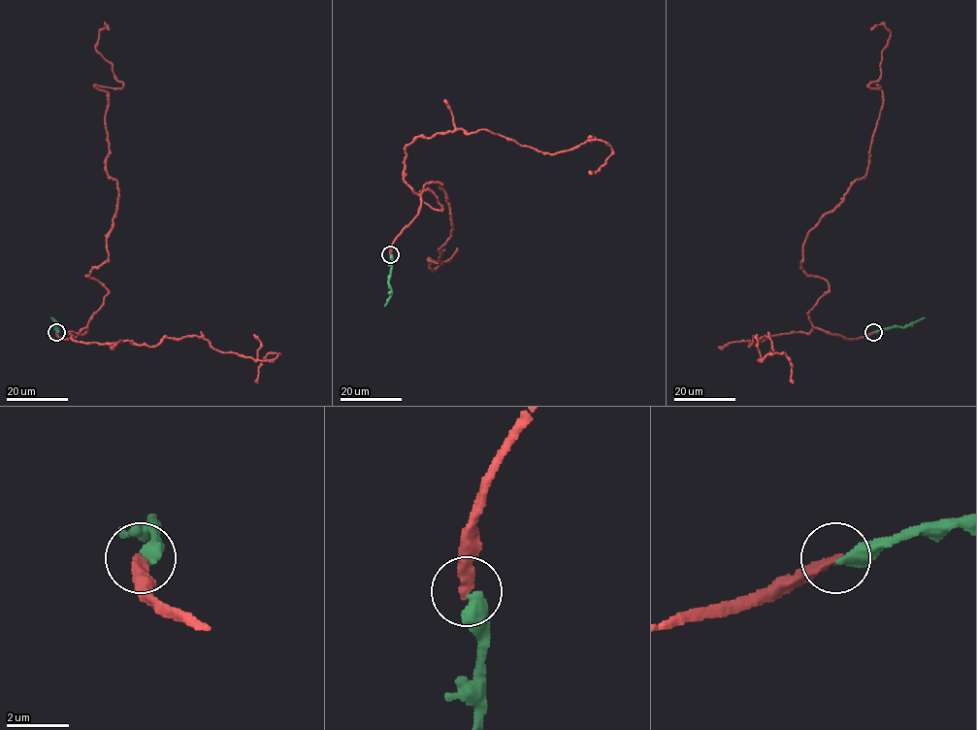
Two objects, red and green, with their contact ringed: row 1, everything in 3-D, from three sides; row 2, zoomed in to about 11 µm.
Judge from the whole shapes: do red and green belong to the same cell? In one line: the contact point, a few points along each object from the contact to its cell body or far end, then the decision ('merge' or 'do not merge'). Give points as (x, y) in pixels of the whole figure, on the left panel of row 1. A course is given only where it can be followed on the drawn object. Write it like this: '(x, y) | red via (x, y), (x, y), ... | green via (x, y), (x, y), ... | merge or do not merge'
(56, 332) | red via (56, 332), (83, 334), (108, 293), (86, 276), (118, 194), (109, 30) | green via (56, 332), (54, 327), (57, 324), (50, 317) | do not merge

